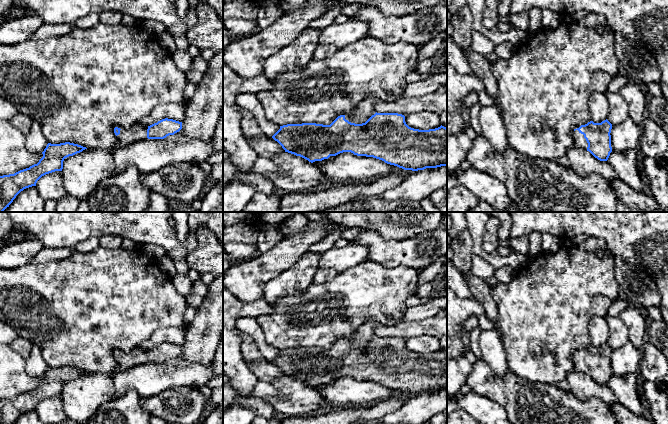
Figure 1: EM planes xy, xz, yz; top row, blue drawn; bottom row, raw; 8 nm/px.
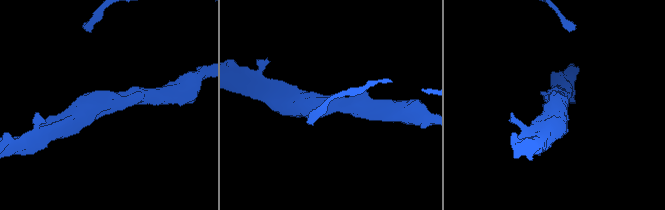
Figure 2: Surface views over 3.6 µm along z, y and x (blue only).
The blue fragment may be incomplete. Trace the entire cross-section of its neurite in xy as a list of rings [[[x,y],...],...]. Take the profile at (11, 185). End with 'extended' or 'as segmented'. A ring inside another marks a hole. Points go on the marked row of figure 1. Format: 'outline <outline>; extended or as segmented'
outline [[[70,142],[48,143],[42,152],[43,157],[37,164],[14,174],[0,176],[0,212],[9,207],[21,191],[36,186],[37,181],[42,176],[55,171],[62,171],[65,158],[85,149],[87,148]]]; as segmented

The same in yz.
outline [[[607,119],[577,126],[573,132],[574,147],[589,151],[600,161],[607,161],[612,152],[611,129],[612,124]]]; extended

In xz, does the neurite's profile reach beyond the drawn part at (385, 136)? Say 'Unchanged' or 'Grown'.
Grown

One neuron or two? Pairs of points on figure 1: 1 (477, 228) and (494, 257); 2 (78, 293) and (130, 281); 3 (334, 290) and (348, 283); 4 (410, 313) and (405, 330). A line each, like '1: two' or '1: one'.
1: one
2: one
3: one
4: two

